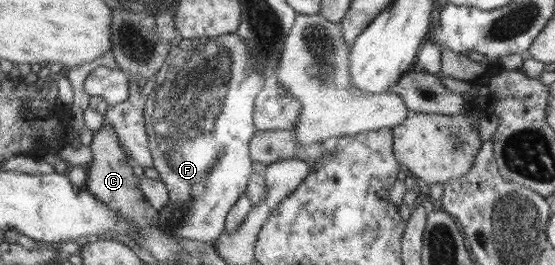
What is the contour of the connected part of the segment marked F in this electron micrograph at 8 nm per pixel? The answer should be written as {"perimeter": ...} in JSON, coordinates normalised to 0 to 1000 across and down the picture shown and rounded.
{"perimeter":[[[425,128],[335,147],[303,196],[299,234],[286,264],[277,340],[263,362],[267,377],[259,374],[259,472],[268,521],[274,630],[283,642],[285,672],[295,683],[305,740],[299,777],[286,800],[286,868],[332,909],[389,925],[405,872],[414,785],[445,725],[447,672],[458,649],[450,596],[450,536],[463,491],[456,423],[463,355],[481,306],[458,264],[447,181]]]}

